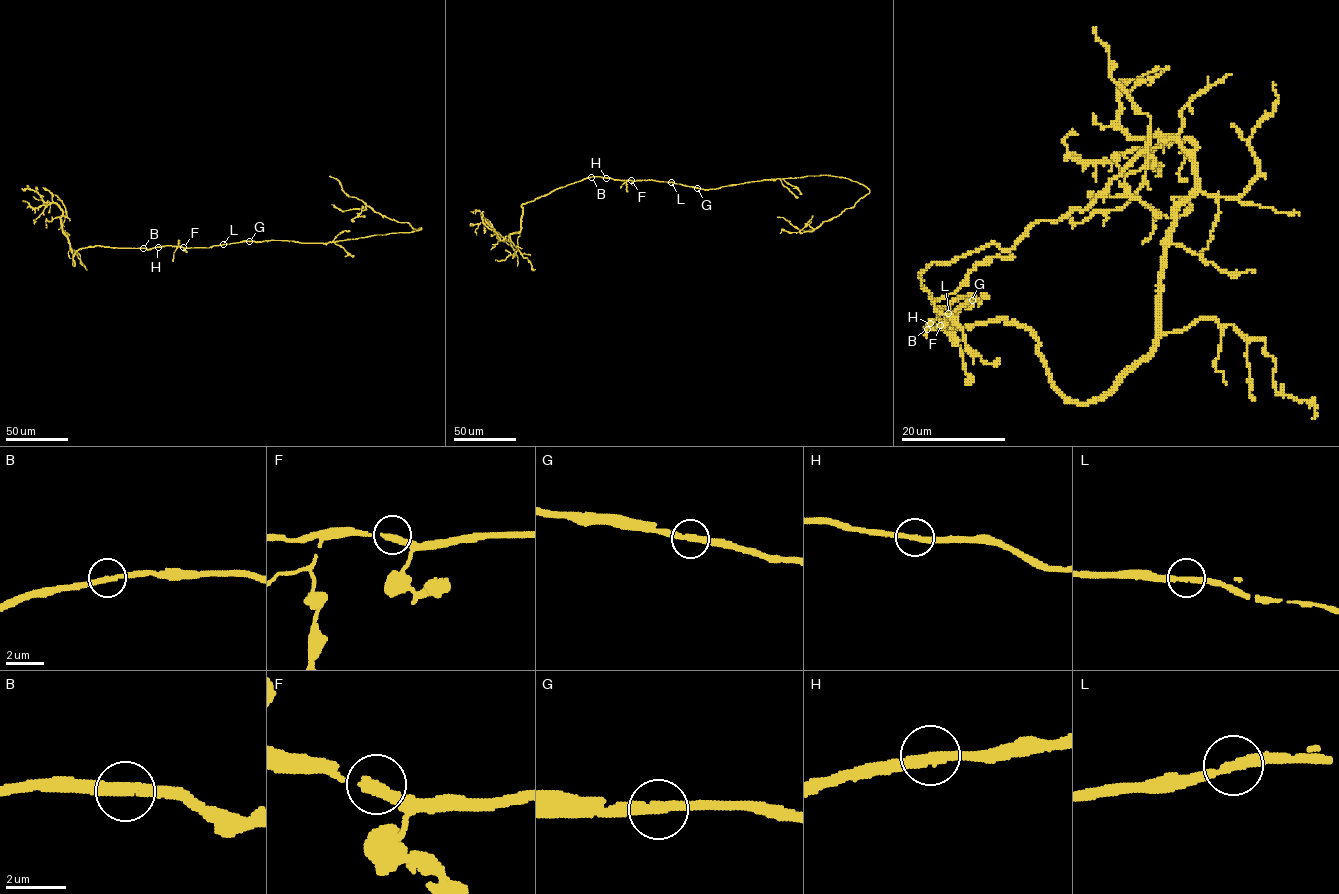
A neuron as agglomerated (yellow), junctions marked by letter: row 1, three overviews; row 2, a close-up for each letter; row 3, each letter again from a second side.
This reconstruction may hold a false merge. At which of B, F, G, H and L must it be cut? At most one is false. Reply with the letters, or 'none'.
none

